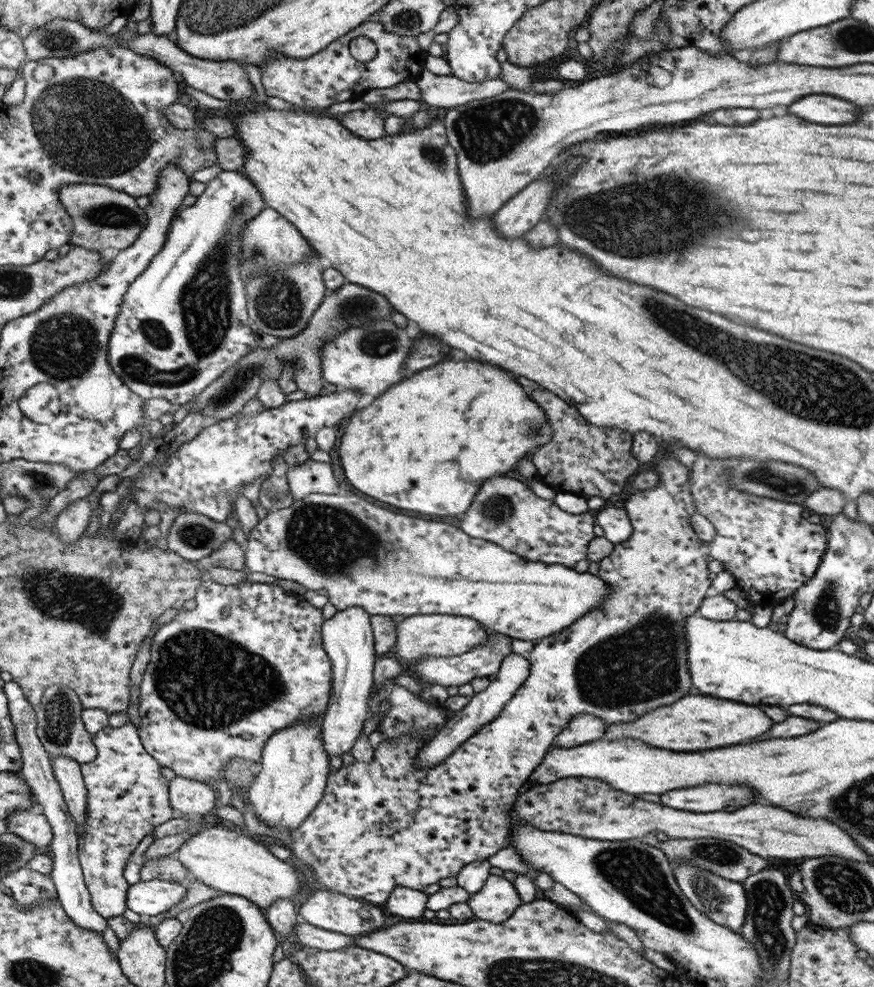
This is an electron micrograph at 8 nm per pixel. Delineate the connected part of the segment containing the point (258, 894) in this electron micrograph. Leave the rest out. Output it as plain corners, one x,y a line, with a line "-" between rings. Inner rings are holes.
222,826
196,832
174,853
189,869
191,878
219,890
248,899
254,905
268,908
276,899
293,900
301,888
294,868
274,856
266,846
248,834
225,829

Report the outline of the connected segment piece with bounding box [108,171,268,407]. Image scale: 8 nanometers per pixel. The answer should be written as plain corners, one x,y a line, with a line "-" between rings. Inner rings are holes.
220,172
206,185
194,205
179,210
171,222
164,249
128,287
111,332
108,364
124,384
144,399
164,398
177,407
185,404
214,384
256,346
256,333
250,328
247,312
246,284
240,272
243,252
240,236
248,222
267,207
260,188
244,173

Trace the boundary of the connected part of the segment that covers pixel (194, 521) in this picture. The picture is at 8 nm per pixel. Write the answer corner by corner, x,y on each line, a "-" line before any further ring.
184,511
172,522
166,540
169,550
186,560
202,560
233,538
226,522
216,522
202,513

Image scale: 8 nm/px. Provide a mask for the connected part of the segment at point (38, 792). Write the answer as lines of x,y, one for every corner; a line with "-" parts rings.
14,681
5,682
3,687
5,695
8,699
8,710
10,718
15,727
15,736
18,745
20,745
20,753
22,753
22,768
20,772
25,776
28,786
32,788
32,793
44,816
51,823
51,829
54,833
54,838
49,848
52,852
52,871
50,877
55,884
57,898
60,904
63,905
65,912
76,922
76,926
86,928
86,930
94,930
98,934
103,934
109,924
107,919
100,916
91,903
91,896
84,882
81,864
79,862
78,841
76,824
72,820
72,814
66,808
66,802
63,798
63,792
52,772
52,762
48,752
44,750
44,746
36,735
37,714
35,708
26,700
22,687

